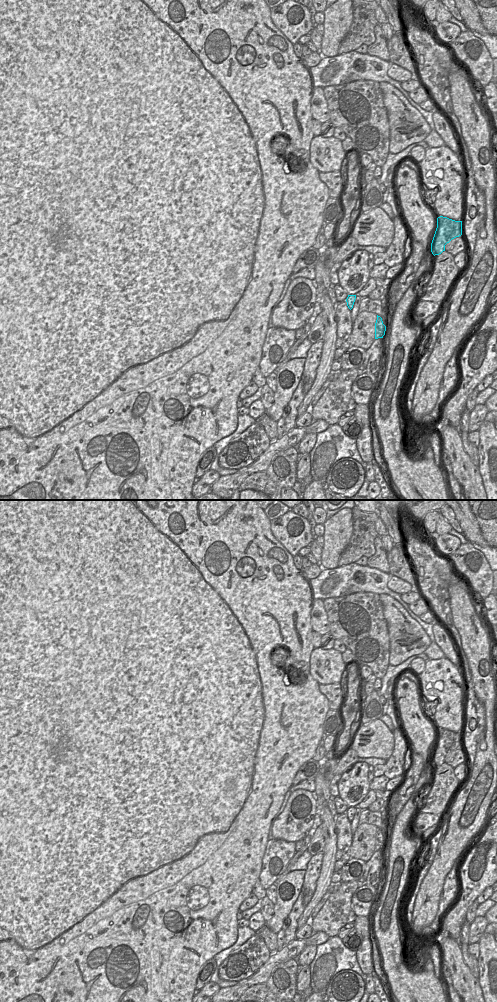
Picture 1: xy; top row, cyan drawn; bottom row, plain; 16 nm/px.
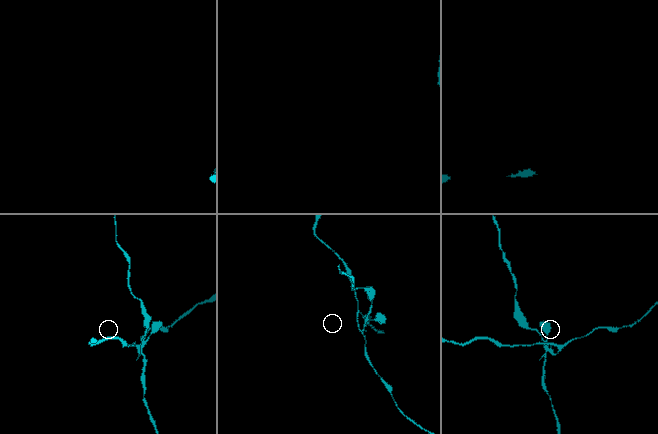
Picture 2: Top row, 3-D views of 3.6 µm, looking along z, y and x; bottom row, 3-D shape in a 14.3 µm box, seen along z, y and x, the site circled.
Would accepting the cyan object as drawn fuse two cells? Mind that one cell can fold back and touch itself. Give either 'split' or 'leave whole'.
split

